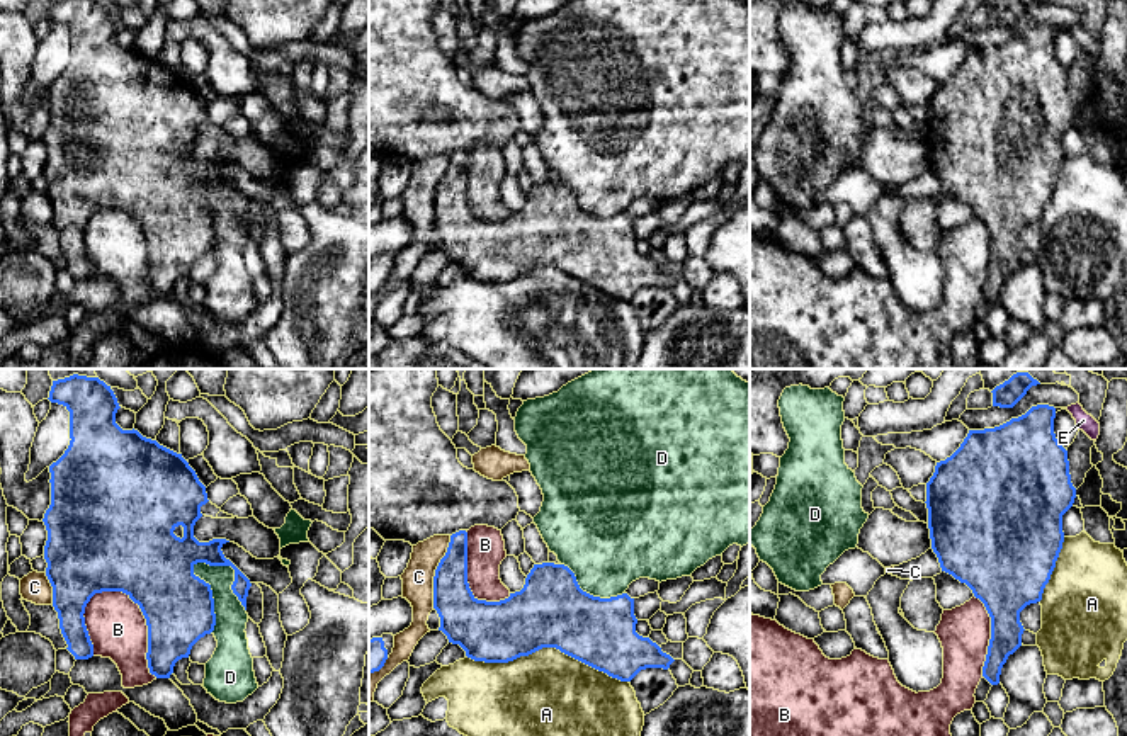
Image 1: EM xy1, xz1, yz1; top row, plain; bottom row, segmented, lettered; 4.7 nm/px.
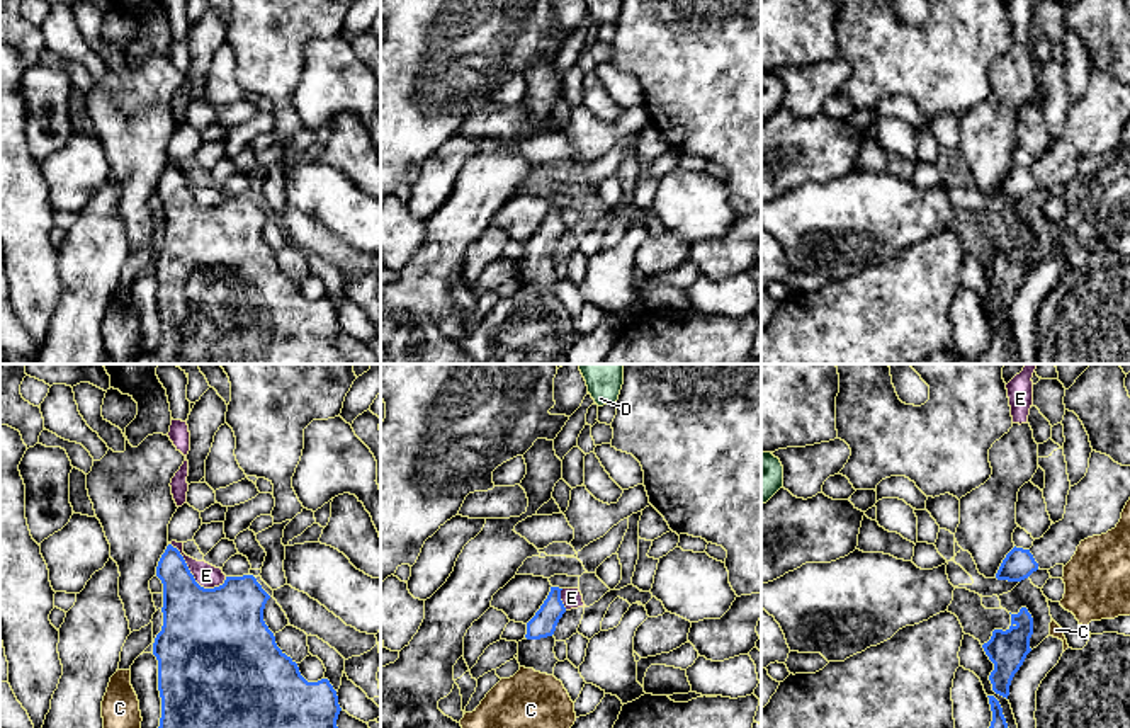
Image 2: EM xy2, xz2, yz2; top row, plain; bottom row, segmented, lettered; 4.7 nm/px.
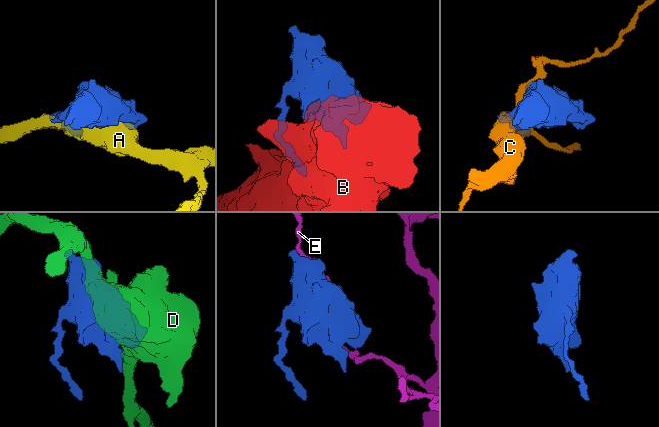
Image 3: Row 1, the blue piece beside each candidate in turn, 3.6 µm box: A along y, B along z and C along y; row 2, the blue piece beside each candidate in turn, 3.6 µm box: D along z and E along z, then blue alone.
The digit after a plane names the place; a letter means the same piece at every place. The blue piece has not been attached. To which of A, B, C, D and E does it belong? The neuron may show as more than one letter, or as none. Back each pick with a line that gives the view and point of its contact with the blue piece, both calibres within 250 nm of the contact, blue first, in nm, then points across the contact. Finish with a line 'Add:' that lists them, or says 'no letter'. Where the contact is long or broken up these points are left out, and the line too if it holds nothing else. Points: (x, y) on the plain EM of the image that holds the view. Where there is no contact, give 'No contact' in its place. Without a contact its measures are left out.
Add: no letter

